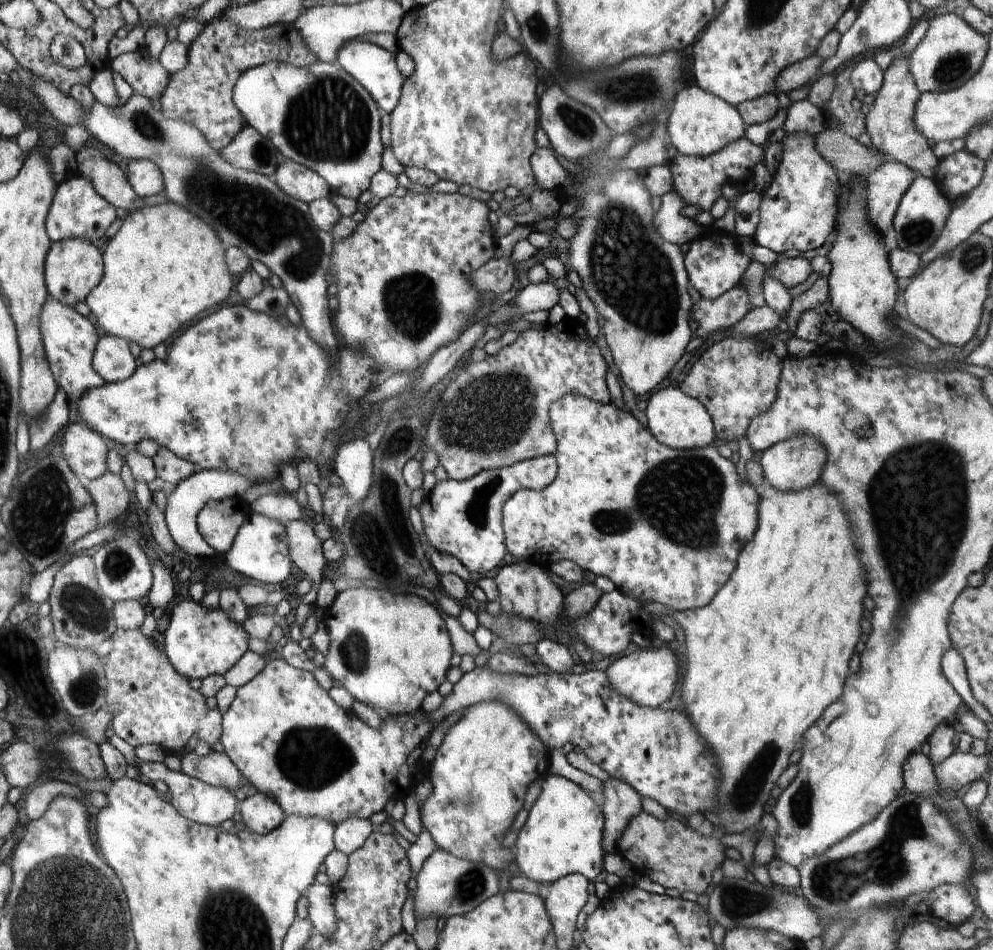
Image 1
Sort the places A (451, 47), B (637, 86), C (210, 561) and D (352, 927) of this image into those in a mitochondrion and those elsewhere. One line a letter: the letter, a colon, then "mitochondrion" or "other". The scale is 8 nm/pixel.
A: other
B: mitochondrion
C: other
D: other

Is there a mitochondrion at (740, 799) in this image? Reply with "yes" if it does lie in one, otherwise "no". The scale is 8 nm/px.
yes

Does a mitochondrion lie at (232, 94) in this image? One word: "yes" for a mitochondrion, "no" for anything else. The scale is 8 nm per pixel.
no

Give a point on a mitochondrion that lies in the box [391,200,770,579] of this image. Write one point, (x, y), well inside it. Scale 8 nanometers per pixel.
(679, 497)

